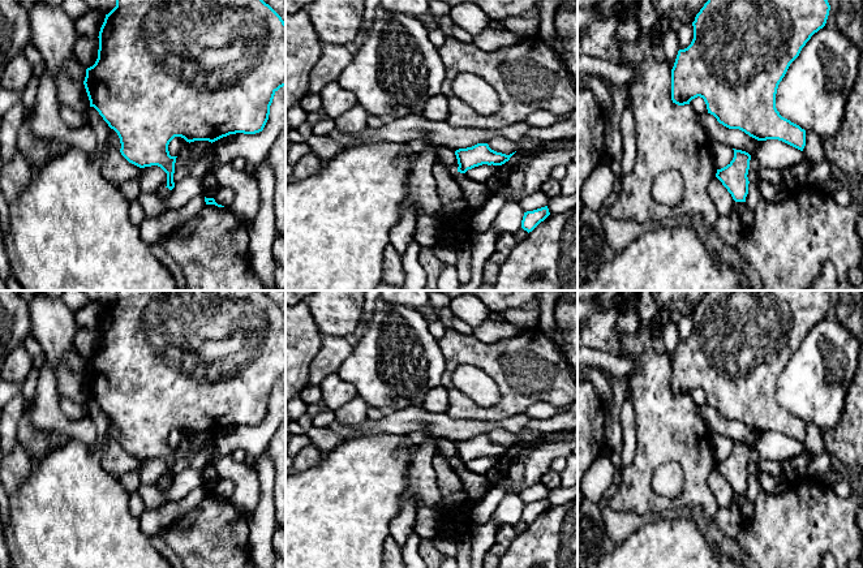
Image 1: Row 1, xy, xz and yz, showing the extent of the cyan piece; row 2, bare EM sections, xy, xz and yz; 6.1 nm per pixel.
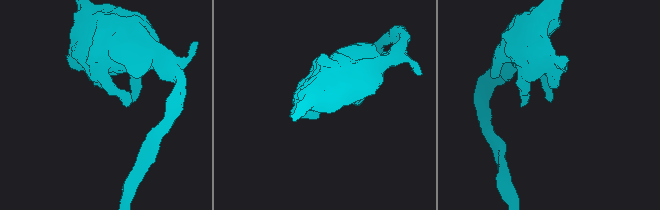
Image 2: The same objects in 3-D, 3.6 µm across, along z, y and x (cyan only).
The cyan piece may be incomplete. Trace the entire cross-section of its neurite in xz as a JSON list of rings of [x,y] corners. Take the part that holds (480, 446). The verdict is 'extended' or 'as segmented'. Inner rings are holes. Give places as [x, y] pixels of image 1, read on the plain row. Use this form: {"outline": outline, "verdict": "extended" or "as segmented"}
{"outline": [[[477,435],[472,439],[459,440],[455,443],[458,451],[458,464],[465,465],[468,461],[488,456],[502,457],[510,452],[515,444],[506,447],[497,444],[489,439],[488,435]]], "verdict": "as segmented"}

